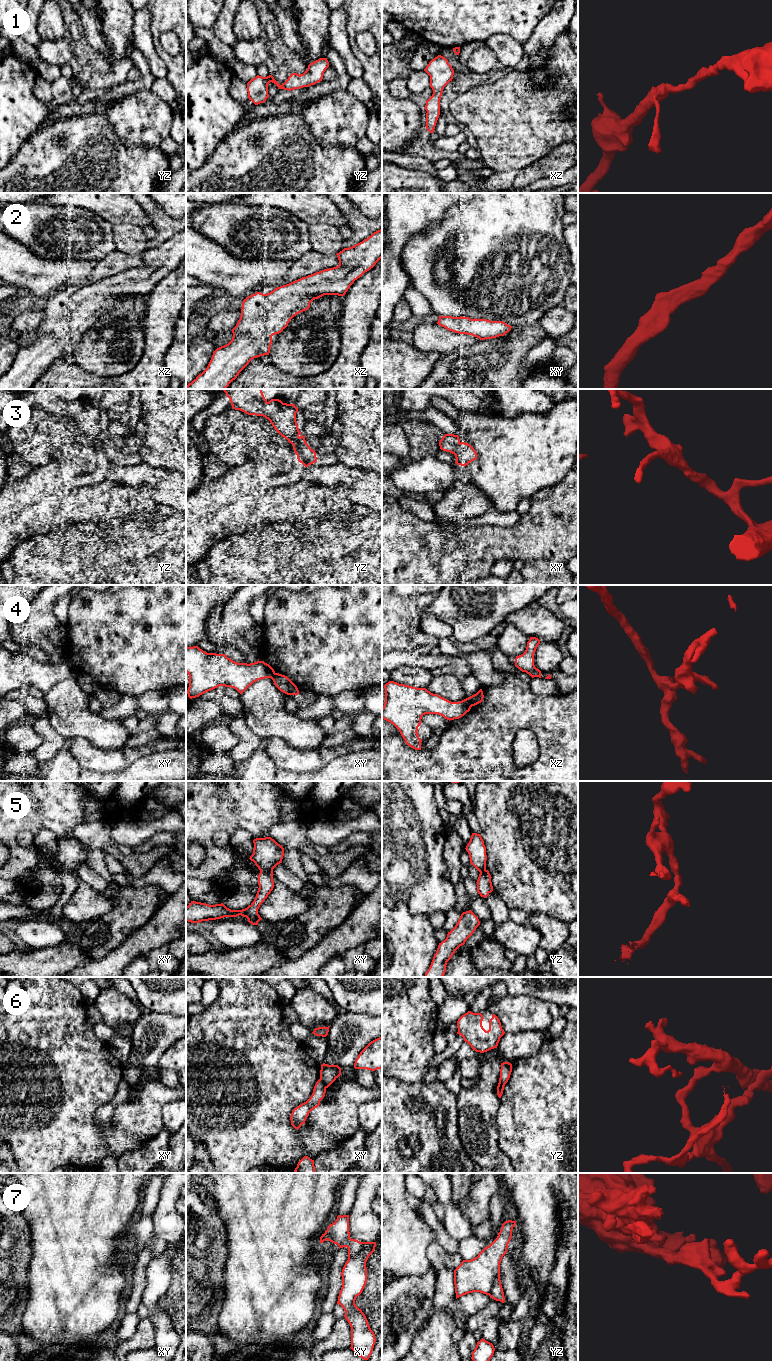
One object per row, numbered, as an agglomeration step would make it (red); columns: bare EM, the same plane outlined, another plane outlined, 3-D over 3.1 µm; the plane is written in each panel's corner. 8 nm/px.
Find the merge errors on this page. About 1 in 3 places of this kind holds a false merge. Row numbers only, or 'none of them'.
4, 5, 6

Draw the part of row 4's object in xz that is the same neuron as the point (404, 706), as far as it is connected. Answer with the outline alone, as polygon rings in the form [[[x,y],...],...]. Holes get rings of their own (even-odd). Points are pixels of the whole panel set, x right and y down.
[[[389,681],[384,685],[385,703],[382,718],[393,724],[405,743],[415,750],[421,750],[422,740],[418,735],[422,716],[438,714],[447,720],[459,719],[471,709],[468,698],[451,702],[426,688],[417,688]]]

